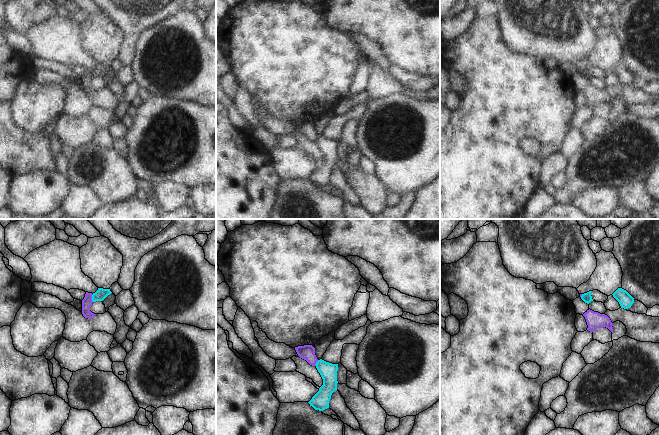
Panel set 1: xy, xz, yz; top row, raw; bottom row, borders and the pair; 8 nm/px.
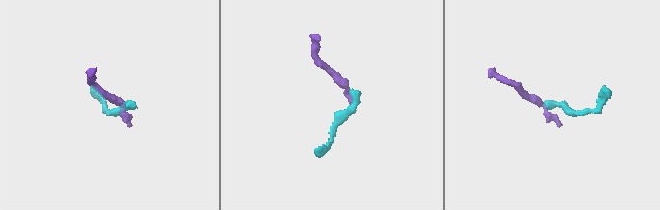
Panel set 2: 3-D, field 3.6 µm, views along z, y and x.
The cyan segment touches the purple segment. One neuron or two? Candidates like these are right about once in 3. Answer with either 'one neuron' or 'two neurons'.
two neurons

